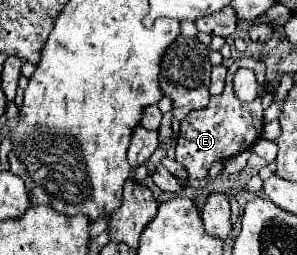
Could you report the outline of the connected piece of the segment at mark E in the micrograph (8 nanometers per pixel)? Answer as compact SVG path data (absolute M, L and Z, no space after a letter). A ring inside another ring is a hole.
M239 58L235 60L229 70L227 70L225 90L219 96L211 96L209 106L201 110L191 110L189 116L181 122L181 132L177 138L177 152L175 152L175 162L181 164L189 178L205 178L207 170L211 168L213 162L225 162L227 158L249 150L261 136L261 124L263 124L263 106L261 106L261 96L257 96L253 102L242 103L233 91L233 74L239 68L251 68L257 76L257 82L265 82L265 62L255 60L255 58Z

